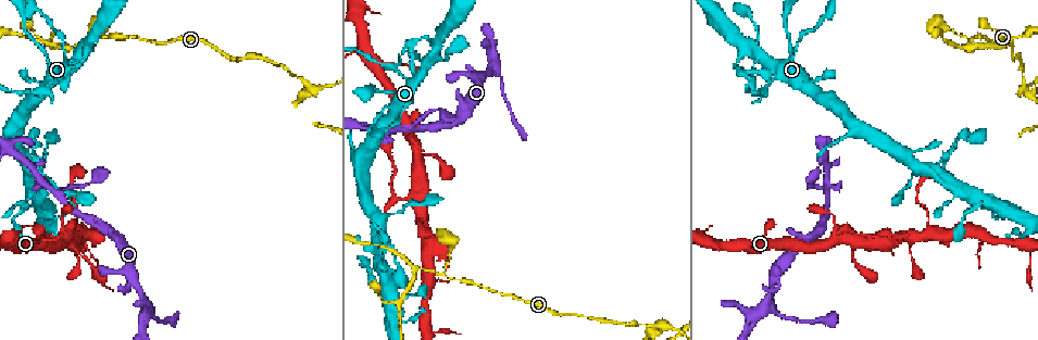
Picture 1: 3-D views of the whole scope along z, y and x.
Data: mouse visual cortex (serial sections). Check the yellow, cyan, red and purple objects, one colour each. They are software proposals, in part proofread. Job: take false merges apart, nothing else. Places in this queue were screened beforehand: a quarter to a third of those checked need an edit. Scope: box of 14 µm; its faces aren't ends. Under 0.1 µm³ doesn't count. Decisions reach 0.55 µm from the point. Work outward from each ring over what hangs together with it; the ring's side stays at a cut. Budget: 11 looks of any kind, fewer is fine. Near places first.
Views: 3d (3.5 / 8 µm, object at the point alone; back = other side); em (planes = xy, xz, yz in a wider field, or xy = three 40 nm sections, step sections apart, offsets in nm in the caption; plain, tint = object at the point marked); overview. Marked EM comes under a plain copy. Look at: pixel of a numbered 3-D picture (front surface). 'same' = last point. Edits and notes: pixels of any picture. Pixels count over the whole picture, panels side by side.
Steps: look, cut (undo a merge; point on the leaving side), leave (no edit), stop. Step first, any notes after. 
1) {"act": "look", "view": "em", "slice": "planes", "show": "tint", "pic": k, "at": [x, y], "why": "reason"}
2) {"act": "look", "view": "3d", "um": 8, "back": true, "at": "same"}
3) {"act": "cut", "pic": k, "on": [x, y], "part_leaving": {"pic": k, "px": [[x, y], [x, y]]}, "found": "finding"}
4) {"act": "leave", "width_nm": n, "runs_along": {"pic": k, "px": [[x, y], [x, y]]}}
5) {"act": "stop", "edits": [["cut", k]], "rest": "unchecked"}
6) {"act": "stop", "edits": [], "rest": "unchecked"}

{"act": "look", "view": "3d", "um": 3.5, "pic": 1, "at": [415, 198], "why": "thick turns thin"}

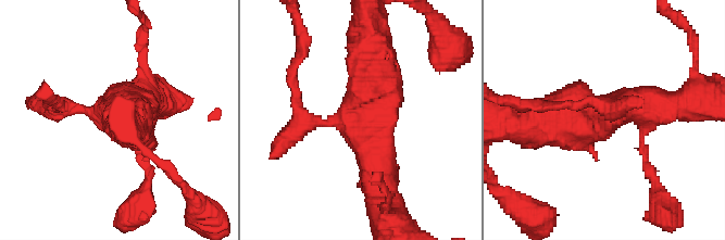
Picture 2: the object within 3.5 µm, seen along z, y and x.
{"act": "look", "view": "em", "slice": "planes", "show": "tint", "pic": 2, "at": [353, 118], "why": "shape alone is not enough"}

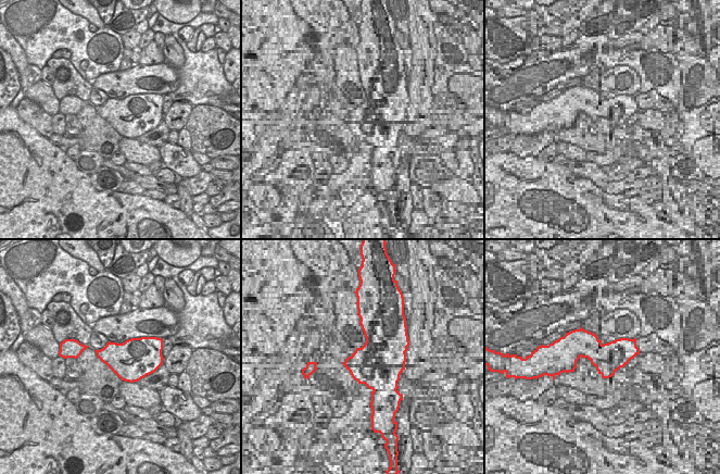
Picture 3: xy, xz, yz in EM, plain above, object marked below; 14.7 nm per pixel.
{"act": "look", "view": "em", "slice": "xy", "step": 5, "show": "tint", "at": "same", "why": "another direction"}

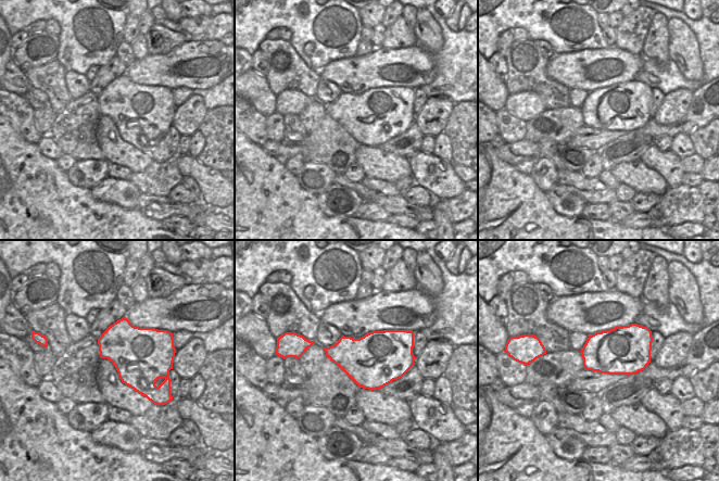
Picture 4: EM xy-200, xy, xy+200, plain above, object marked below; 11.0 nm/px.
{"act": "cut", "pic": 2, "on": [289, 129], "width_nm": 600, "found": "a second cell is stuck on"}

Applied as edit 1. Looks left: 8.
{"act": "look", "view": "3d", "um": 3.5, "pic": 1, "at": [405, 130], "why": "two arms in line, one across"}

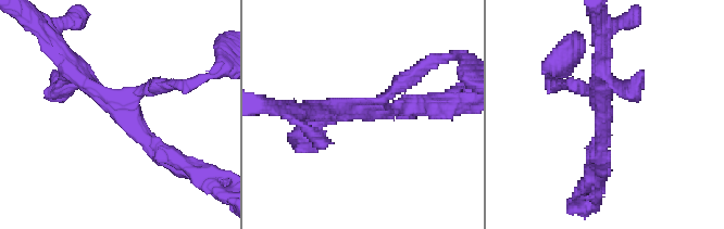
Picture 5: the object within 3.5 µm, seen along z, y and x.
{"act": "look", "view": "em", "slice": "xy", "step": 5, "show": "tint", "pic": 5, "at": [360, 112], "why": "shape alone is not enough"}

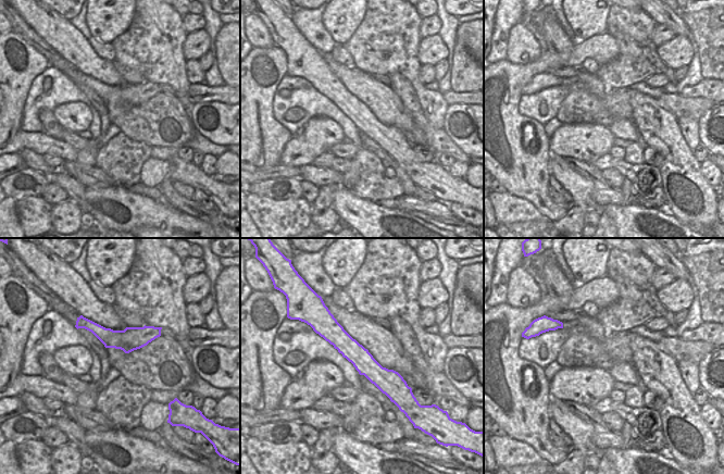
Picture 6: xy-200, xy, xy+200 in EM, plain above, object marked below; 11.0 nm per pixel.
{"act": "look", "view": "em", "slice": "xy", "step": 3, "show": "tint", "at": "same"}

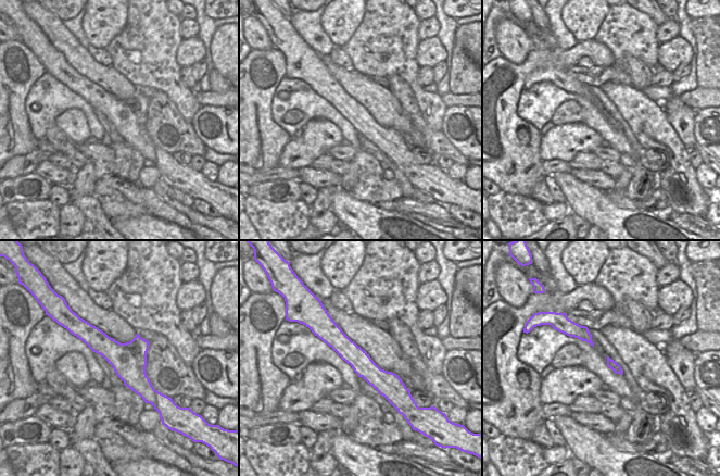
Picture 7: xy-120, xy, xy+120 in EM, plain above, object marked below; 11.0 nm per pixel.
{"act": "leave", "width_nm": 240, "runs_along": {"pic": 7, "px": [[323, 335], [401, 386]]}, "found": "all the same cell"}

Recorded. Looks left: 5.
{"act": "look", "view": "3d", "um": 8, "pic": 1, "at": [441, 274], "why": "side arm on a straight run"}

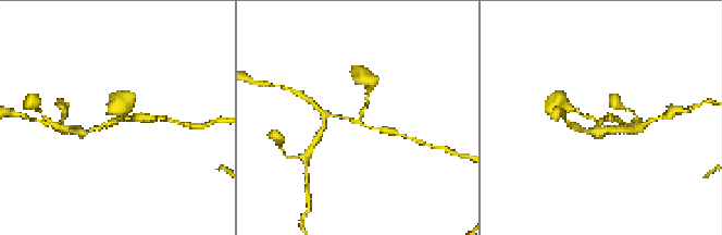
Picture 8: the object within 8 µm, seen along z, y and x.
{"act": "look", "view": "em", "slice": "xy", "step": 1, "show": "tint", "pic": 8, "at": [601, 121], "arms": 3, "arm_widths_nm": [150, 150, 150], "why": "now the EM"}

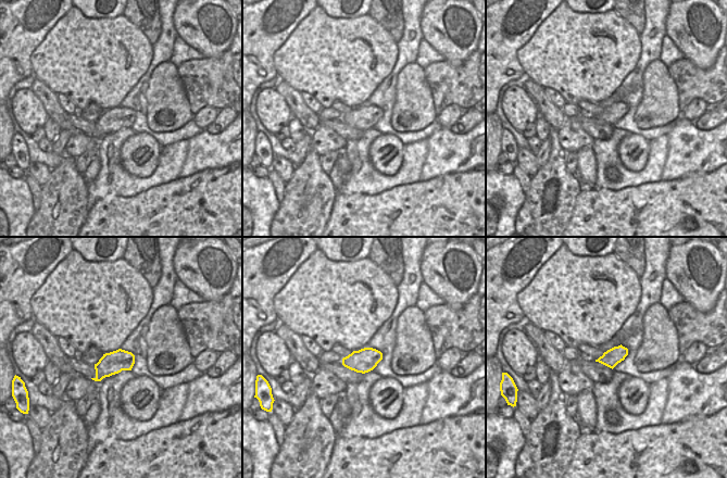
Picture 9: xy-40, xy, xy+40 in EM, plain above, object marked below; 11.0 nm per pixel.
{"act": "leave", "runs_along": {"pic": 8, "px": [[388, 131], [330, 115]]}, "found": "all the same cell"}

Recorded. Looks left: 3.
{"act": "look", "view": "3d", "um": 3.5, "pic": 1, "at": [34, 95], "why": "narrows sharply"}

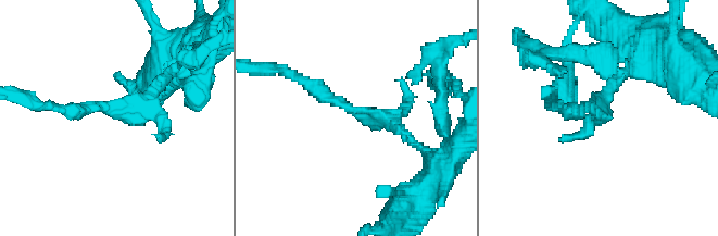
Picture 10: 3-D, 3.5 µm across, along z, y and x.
{"act": "look", "view": "em", "slice": "xy", "step": 3, "show": "tint", "pic": 10, "at": [110, 115], "why": "need the tissue"}

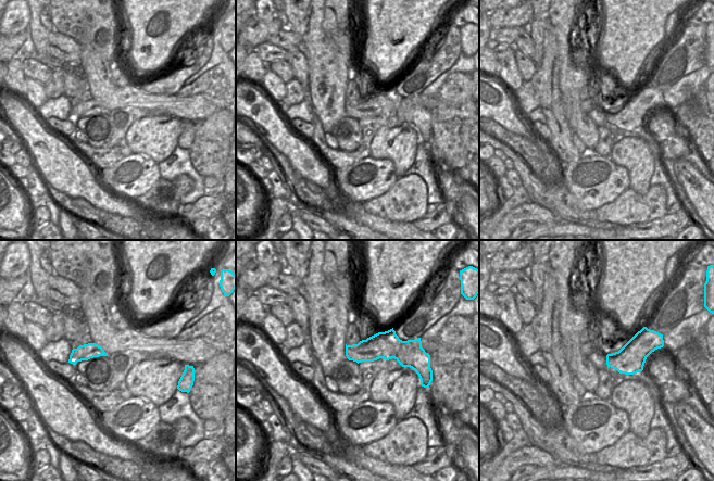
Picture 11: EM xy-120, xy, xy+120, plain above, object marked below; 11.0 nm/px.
{"act": "look", "view": "em", "slice": "xy", "step": 2, "show": "tint", "at": "same"}

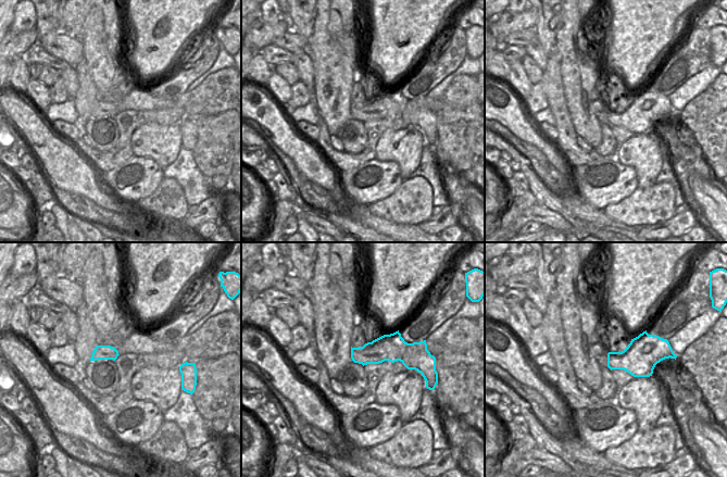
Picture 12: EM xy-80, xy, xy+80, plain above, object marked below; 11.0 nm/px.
{"act": "leave", "found": "continuous, no second cell"}

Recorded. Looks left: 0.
{"act": "stop", "edits": [["cut", 2]], "rest": "unchecked"}

